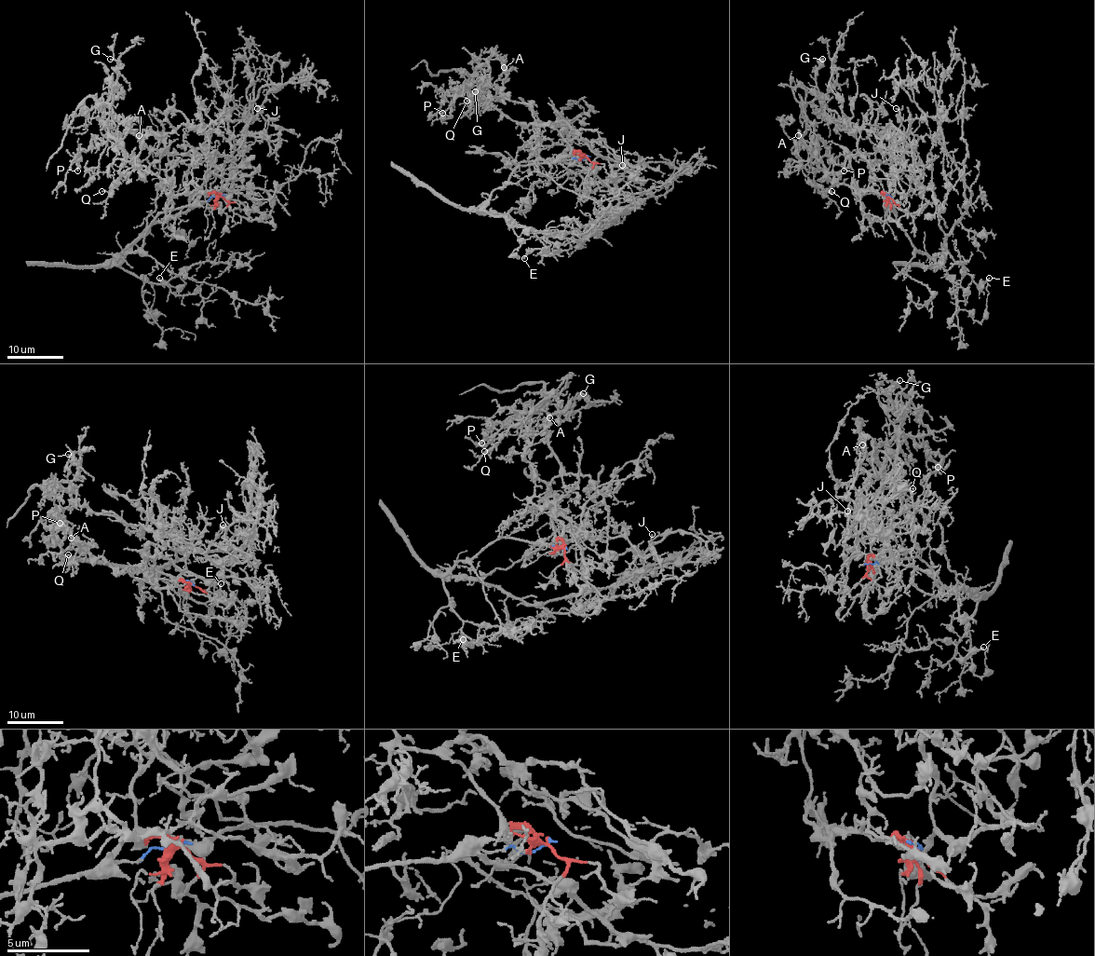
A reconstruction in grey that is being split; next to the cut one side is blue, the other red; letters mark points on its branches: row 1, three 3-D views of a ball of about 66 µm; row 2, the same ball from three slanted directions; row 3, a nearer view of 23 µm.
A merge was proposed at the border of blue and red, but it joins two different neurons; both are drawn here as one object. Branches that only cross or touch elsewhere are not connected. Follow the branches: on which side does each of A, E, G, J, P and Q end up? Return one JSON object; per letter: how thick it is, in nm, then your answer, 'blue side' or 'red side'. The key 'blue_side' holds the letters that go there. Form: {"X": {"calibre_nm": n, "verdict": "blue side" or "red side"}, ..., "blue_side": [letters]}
{"A": {"calibre_nm": 180, "verdict": "red side"}, "E": {"calibre_nm": 200, "verdict": "blue side"}, "G": {"calibre_nm": 130, "verdict": "red side"}, "J": {"calibre_nm": 120, "verdict": "red side"}, "P": {"calibre_nm": 150, "verdict": "red side"}, "Q": {"calibre_nm": 120, "verdict": "red side"}, "blue_side": ["E"]}

